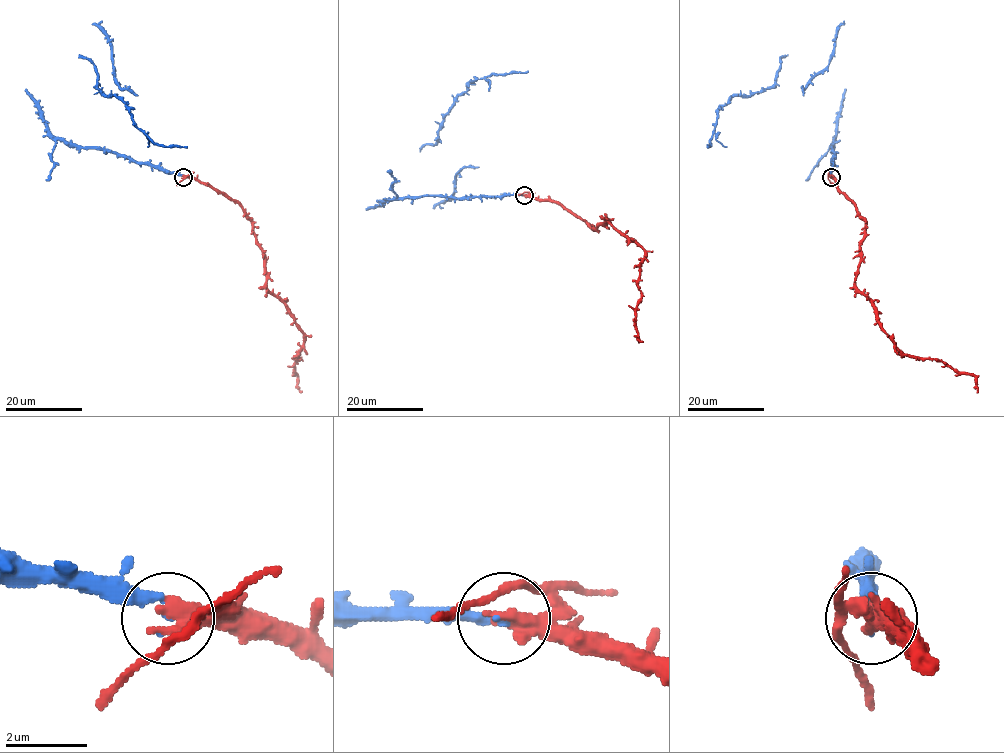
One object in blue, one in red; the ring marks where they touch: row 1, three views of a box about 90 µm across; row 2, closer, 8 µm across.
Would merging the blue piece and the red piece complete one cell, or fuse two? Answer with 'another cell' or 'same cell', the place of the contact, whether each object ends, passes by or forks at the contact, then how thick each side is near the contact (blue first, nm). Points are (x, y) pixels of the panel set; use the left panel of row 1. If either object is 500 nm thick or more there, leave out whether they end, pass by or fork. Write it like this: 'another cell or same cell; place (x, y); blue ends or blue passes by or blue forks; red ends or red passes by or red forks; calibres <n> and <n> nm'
same cell; place (183, 177); calibres 160 and 500 nm

